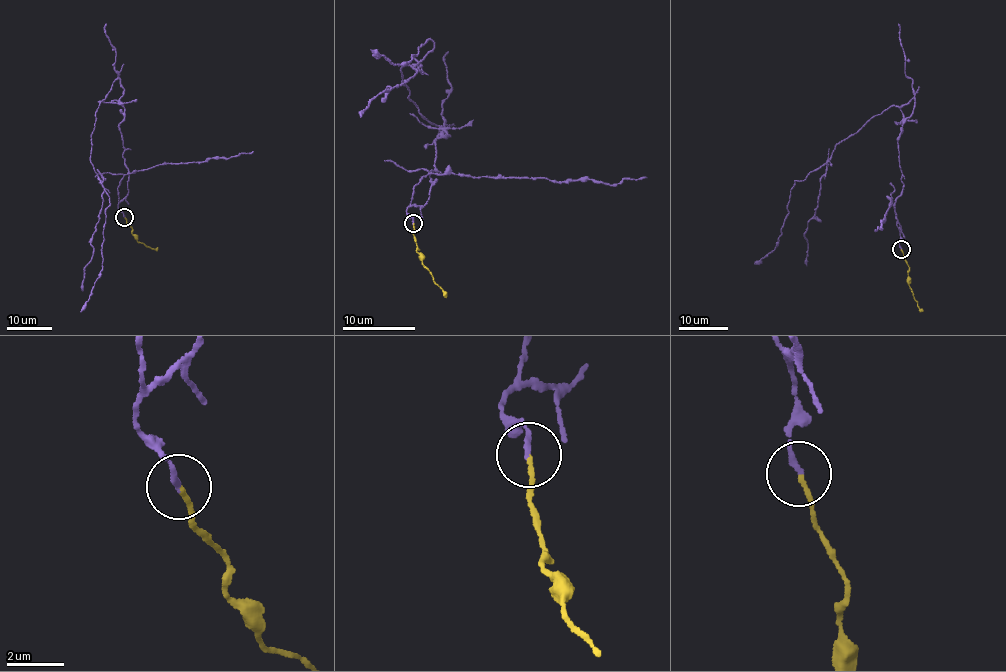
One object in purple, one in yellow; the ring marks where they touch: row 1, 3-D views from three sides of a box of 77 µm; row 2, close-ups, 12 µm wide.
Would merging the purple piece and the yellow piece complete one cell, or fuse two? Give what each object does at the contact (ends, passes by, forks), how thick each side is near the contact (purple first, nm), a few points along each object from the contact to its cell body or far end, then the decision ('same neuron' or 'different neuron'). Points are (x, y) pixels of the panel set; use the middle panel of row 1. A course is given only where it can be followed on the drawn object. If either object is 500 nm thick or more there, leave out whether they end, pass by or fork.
purple ends; yellow ends; calibres 190 and 150 nm; course purple (413, 223), (448, 132), (400, 70), (433, 41), (404, 66), (370, 50); course yellow (413, 223), (416, 251), (446, 297); different neuron

